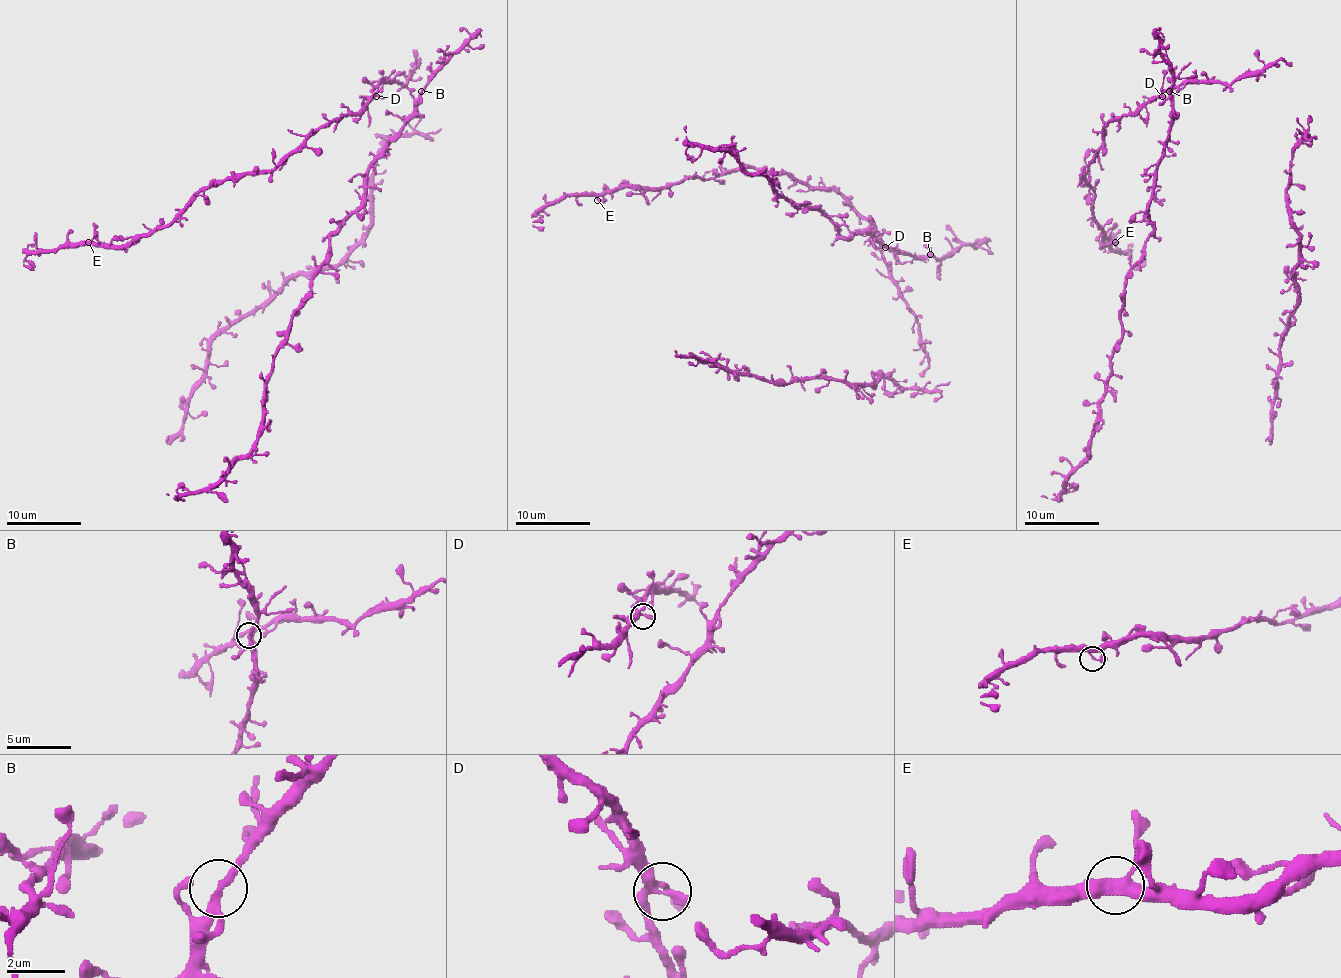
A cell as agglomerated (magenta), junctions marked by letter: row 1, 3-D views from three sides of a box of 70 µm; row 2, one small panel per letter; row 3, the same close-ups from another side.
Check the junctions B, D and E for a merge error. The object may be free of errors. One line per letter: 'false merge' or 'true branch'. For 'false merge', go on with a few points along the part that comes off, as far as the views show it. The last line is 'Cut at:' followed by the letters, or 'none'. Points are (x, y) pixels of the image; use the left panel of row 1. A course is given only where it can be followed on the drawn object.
B: true branch
D: true branch
E: true branch
Cut at: none

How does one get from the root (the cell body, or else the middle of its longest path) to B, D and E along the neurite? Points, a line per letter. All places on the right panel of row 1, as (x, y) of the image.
B: (1208, 83), (1184, 81), (1162, 92), (1177, 115), (1175, 119), (1169, 91)
D: (1208, 83), (1184, 81), (1165, 91), (1162, 96)
E: (1208, 83), (1184, 81), (1162, 91), (1104, 128), (1104, 143), (1083, 177), (1094, 193), (1102, 246), (1115, 242)

